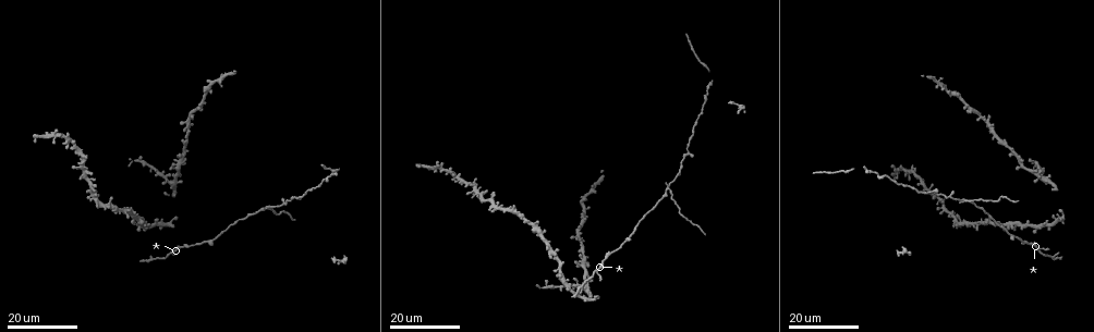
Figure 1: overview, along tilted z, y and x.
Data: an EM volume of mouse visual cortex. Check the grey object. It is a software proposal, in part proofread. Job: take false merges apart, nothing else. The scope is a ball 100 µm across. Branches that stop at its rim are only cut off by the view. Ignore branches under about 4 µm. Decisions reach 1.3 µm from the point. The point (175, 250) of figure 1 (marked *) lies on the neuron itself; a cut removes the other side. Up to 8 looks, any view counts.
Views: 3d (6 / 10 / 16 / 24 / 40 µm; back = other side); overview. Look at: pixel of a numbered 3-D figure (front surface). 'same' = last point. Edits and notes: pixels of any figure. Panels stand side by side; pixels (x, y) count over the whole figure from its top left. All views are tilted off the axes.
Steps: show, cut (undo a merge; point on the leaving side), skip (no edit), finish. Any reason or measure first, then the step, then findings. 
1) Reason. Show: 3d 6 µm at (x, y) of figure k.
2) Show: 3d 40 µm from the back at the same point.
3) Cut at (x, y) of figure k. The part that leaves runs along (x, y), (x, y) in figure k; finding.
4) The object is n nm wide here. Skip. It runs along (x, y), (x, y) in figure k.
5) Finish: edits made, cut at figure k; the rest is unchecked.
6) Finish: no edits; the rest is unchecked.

Thick turns thin. Show: 3d 24 µm at (213, 237) of figure 1.

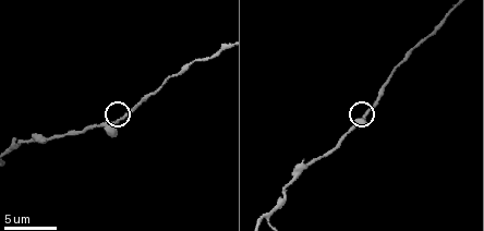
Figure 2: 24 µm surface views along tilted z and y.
Show: 3d 10 µm at (115, 120) of figure 2.

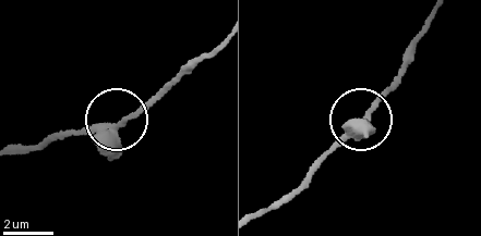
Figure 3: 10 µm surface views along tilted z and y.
Closer look. Show: 3d 6 µm at (120, 121) of figure 3.

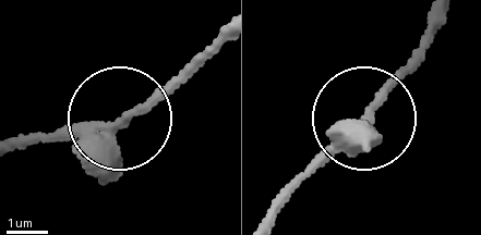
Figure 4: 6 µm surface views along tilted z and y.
The object is 280 nm wide here. Skip. It runs along (27, 147), (88, 137), (184, 61) in figure 4; one neuron here.

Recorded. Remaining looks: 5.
Three arms meet. Show: 3d 16 µm at (686, 154) of figure 1.

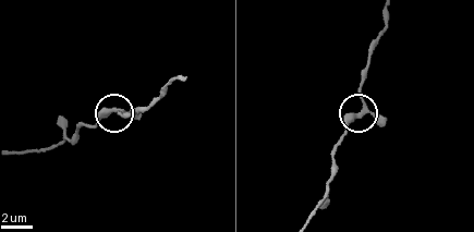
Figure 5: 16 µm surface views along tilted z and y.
Zoom in. Show: 3d 6 µm at (362, 108) of figure 5.

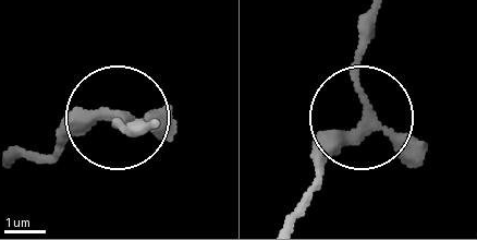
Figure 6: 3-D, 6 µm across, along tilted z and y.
Skip. It runs along (289, 217), (362, 110), (357, 16) in figure 6; all the same neuron.

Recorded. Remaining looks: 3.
Four arms meet. Show: 3d 24 µm at (668, 186) of figure 1.

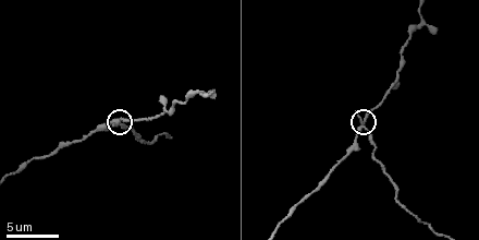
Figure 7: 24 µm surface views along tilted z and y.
Show: 3d 10 µm at (119, 122) of figure 7.

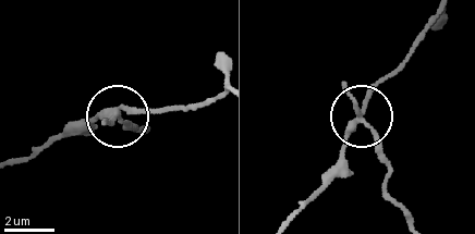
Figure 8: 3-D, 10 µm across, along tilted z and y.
The object is 220 nm wide here. Cut at (122, 126) of figure 8. The part that leaves runs along (362, 122), (389, 169), (386, 195), (406, 220) in figure 8; a second neuron is stuck on.

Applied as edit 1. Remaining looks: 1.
Show: 3d 10 µm at (397, 73) of figure 7.

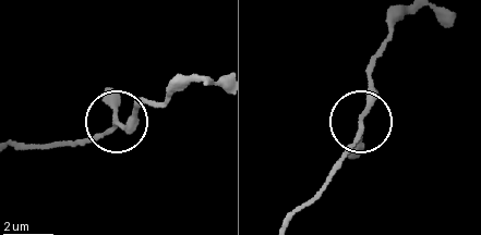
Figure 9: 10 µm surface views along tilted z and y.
Skip. It runs along (285, 224), (356, 135), (371, 59) in figure 9; continuous, no second neuron.

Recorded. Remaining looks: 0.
Finish: edits made, cut at figure 8; the rest is unchecked.

